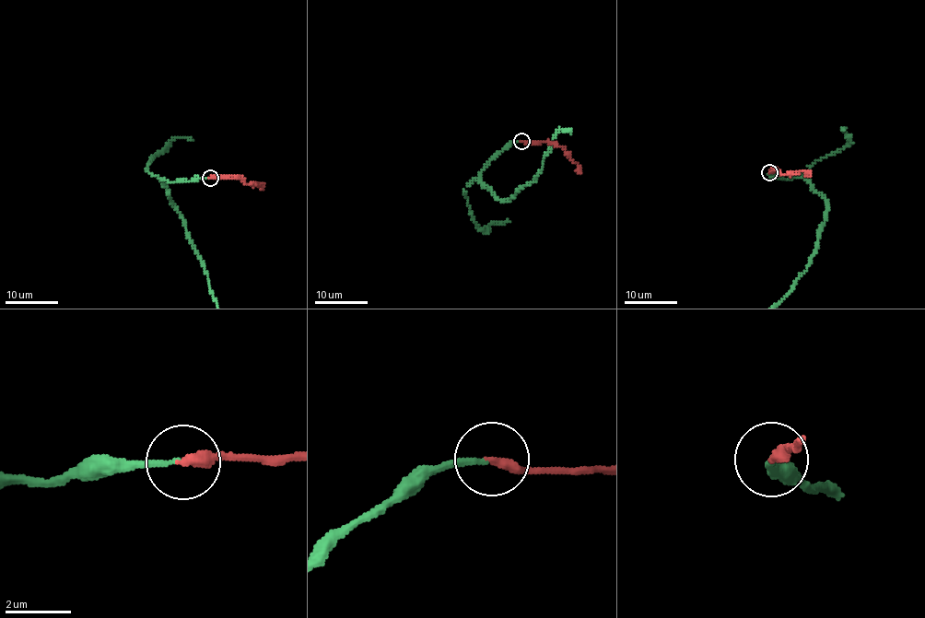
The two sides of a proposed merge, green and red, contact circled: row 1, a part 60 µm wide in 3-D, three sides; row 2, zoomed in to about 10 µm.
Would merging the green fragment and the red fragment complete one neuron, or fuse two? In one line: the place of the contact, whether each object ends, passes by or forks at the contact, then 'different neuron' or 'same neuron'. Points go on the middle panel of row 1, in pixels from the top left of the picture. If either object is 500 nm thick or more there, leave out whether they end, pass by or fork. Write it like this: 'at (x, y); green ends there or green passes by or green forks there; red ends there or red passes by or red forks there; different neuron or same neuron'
at (521, 141); green ends there; red ends there; same neuron

